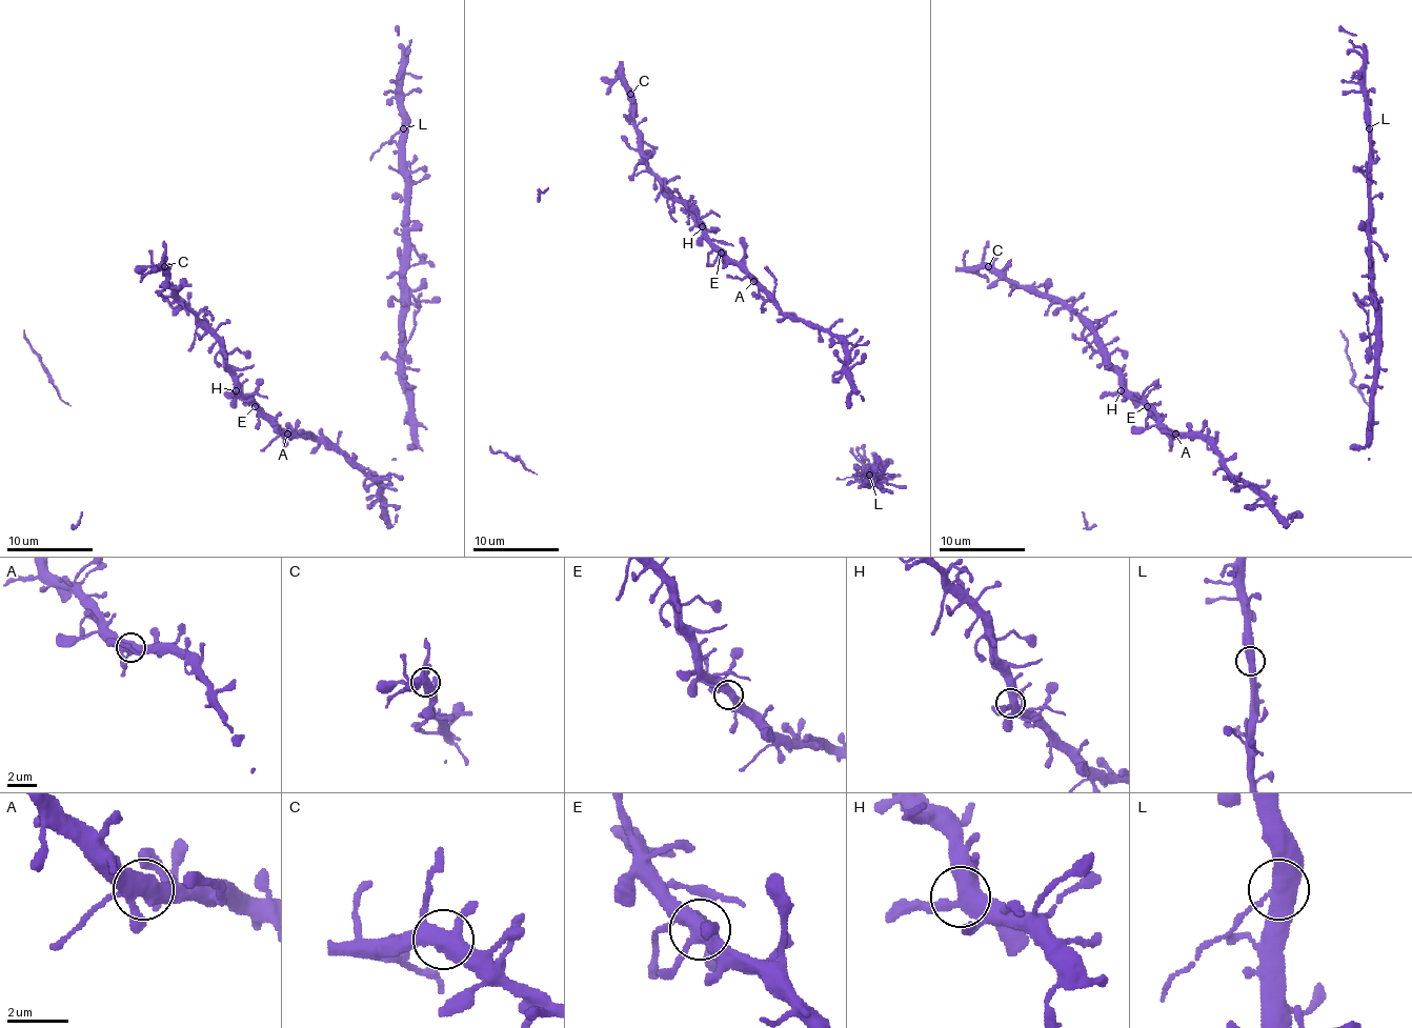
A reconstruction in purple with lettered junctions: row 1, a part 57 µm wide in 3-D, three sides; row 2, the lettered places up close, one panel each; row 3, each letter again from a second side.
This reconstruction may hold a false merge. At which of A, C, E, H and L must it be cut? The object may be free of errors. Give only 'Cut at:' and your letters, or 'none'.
Cut at: none

